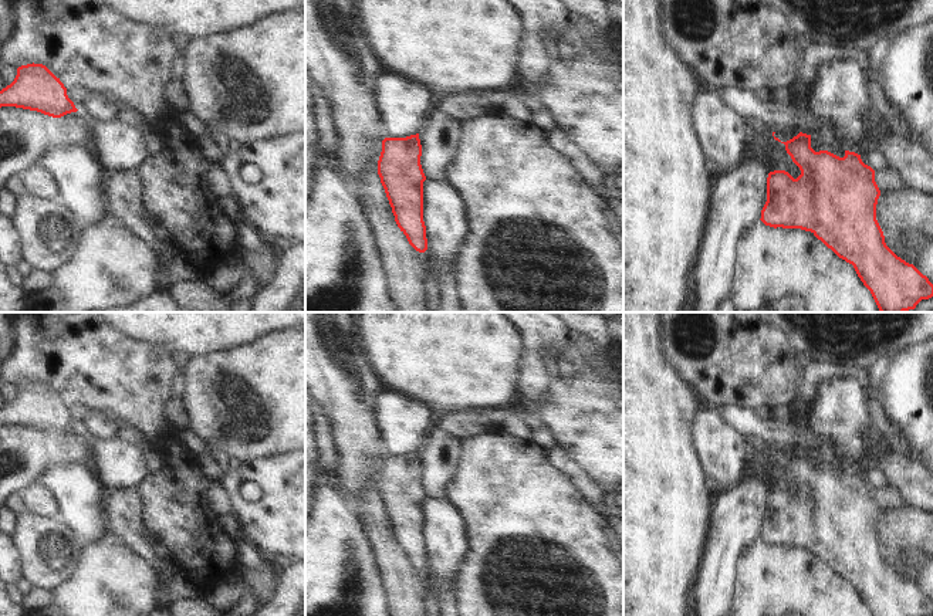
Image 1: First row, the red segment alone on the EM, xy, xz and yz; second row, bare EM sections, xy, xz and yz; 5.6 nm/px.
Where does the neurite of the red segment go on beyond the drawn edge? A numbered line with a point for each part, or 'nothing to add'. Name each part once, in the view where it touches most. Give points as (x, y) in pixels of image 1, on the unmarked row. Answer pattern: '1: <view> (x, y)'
nothing to add

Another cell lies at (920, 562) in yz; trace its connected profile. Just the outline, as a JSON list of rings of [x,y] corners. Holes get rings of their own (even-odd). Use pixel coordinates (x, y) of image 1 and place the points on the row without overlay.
[[[882,549],[885,555],[899,558],[905,565],[912,568],[912,582],[933,602],[933,556],[919,549]]]

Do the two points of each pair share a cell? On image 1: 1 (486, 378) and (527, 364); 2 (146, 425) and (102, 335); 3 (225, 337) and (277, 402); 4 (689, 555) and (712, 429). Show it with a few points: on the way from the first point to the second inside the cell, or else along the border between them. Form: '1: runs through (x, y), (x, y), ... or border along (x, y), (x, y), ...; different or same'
1: border along (523, 348), (517, 359), (517, 399); different
2: runs through (138, 402), (135, 392), (102, 358); same
3: border along (264, 334), (246, 344), (200, 355); different
4: border along (692, 440), (703, 473), (707, 477); different

